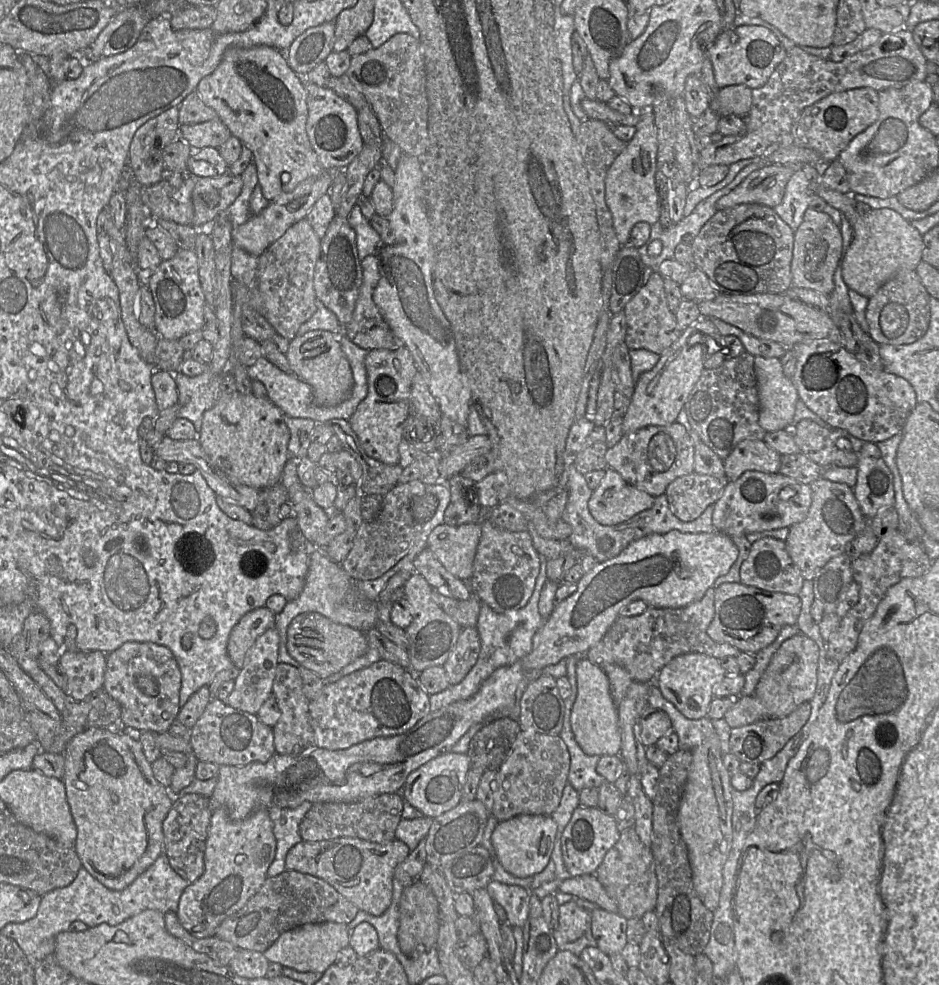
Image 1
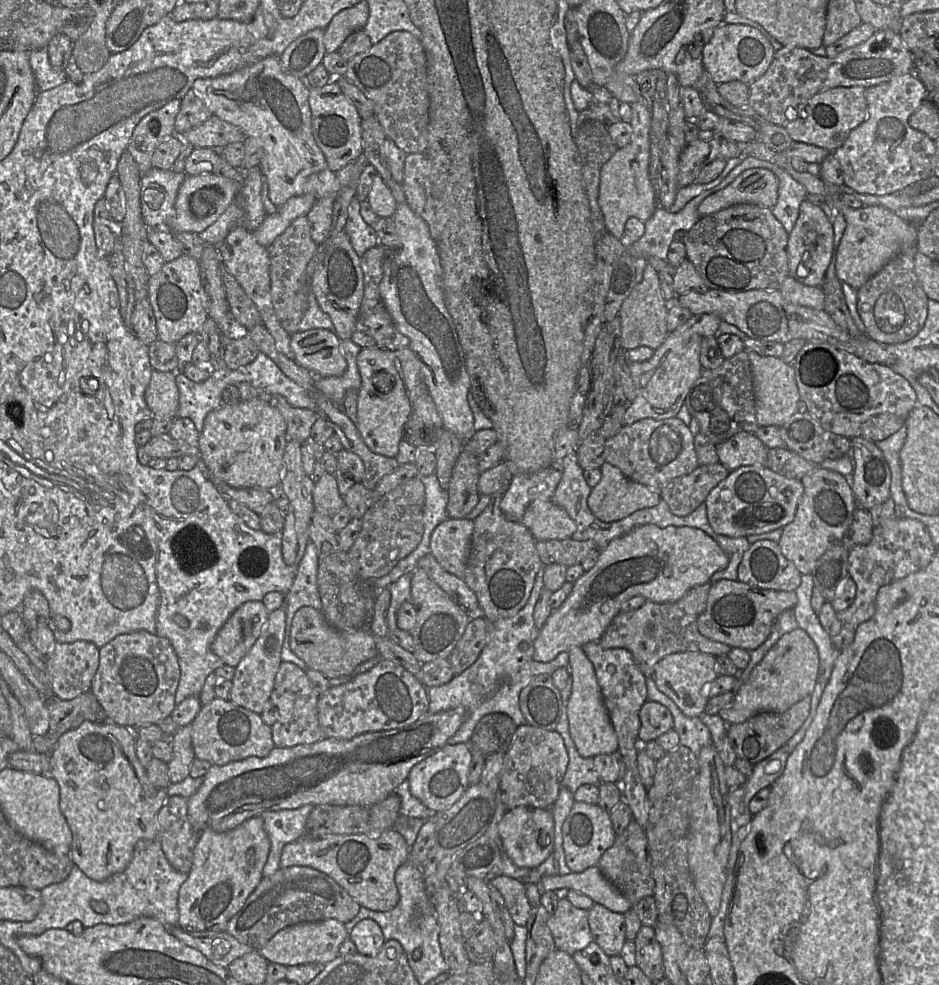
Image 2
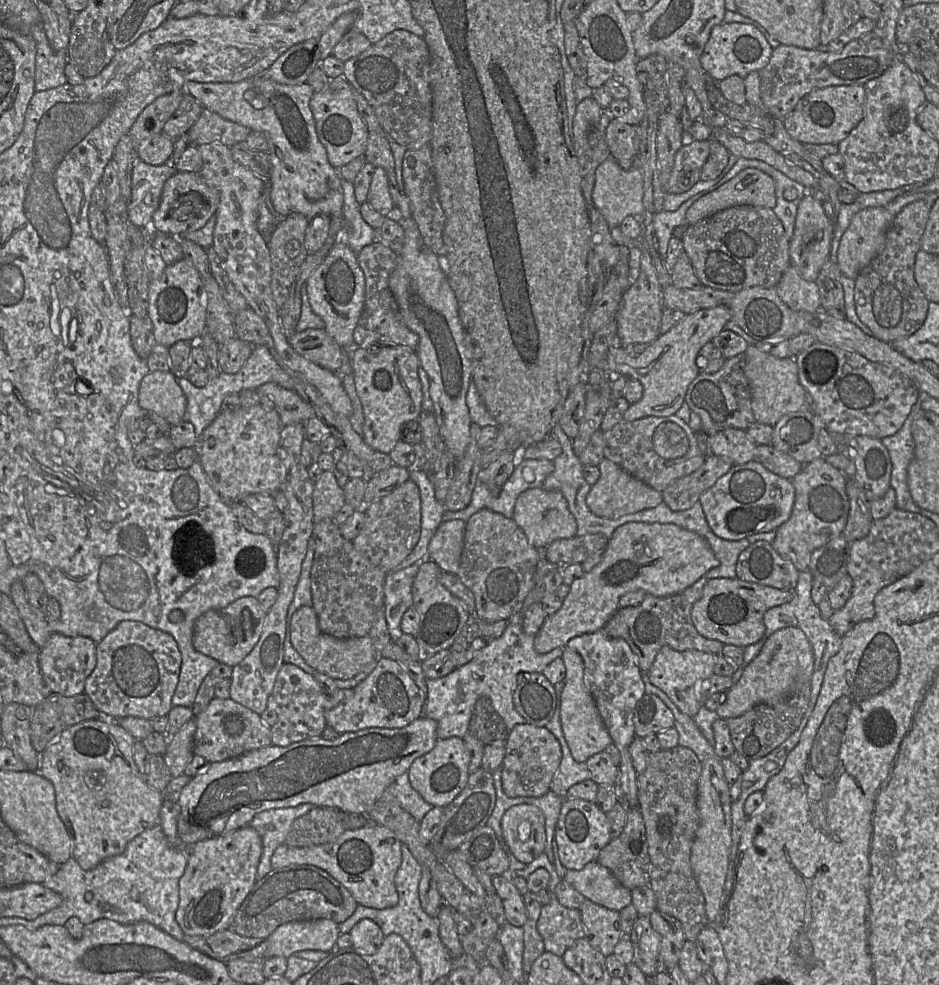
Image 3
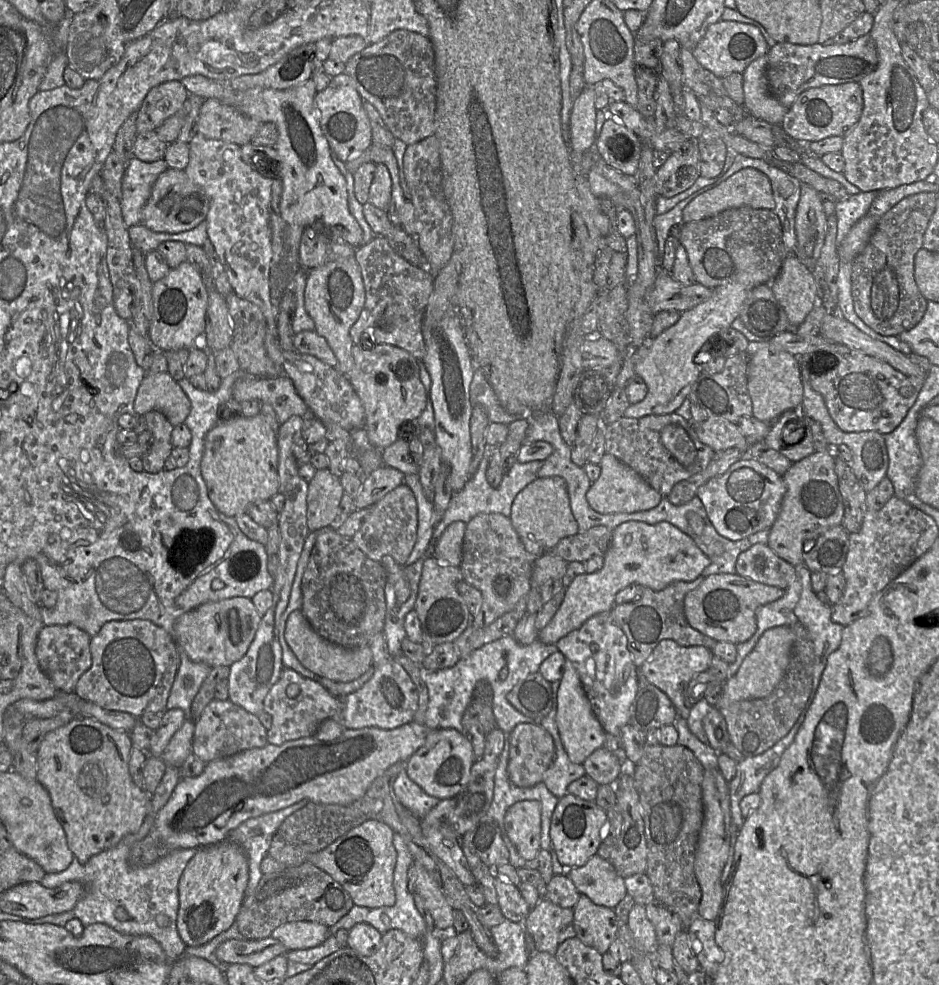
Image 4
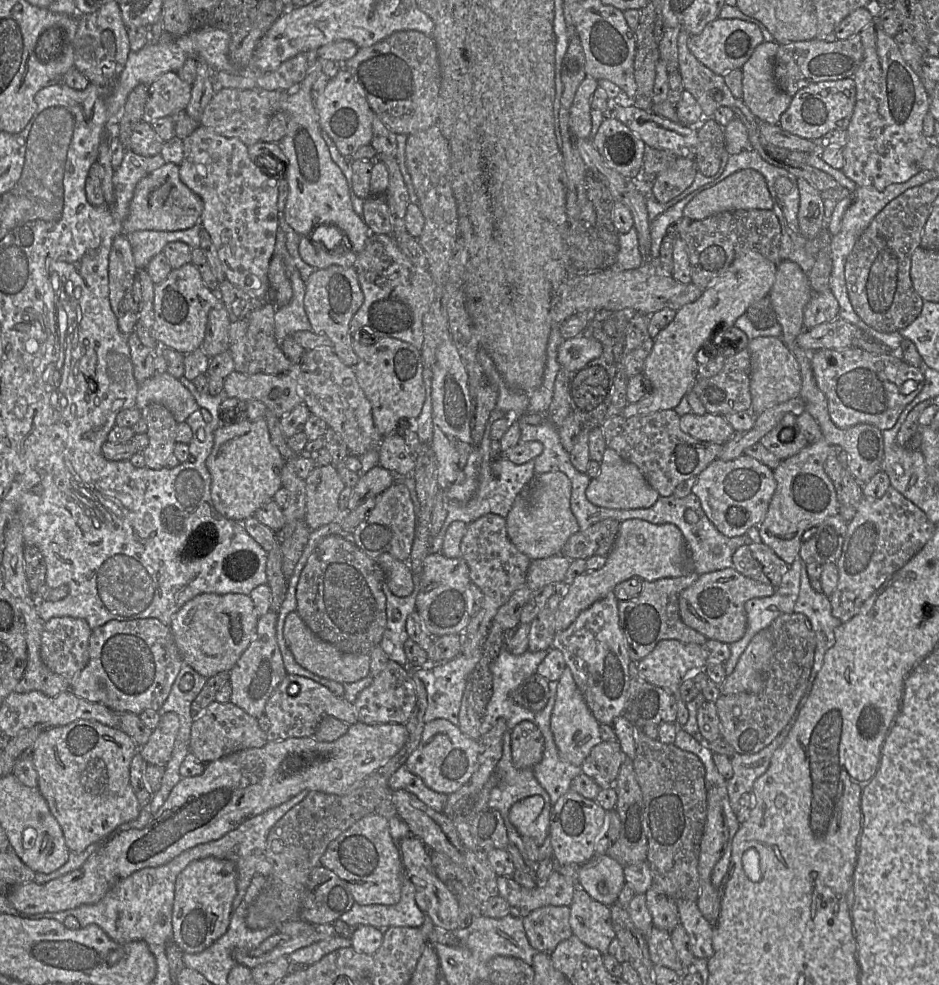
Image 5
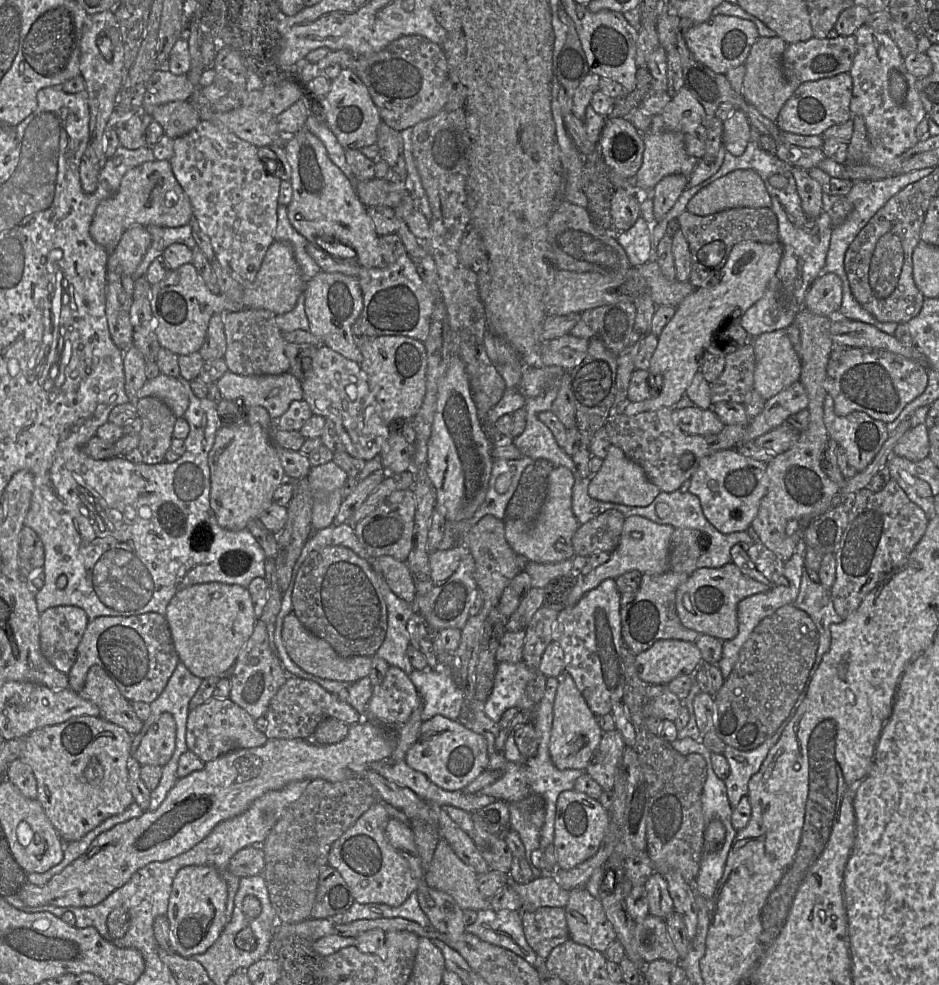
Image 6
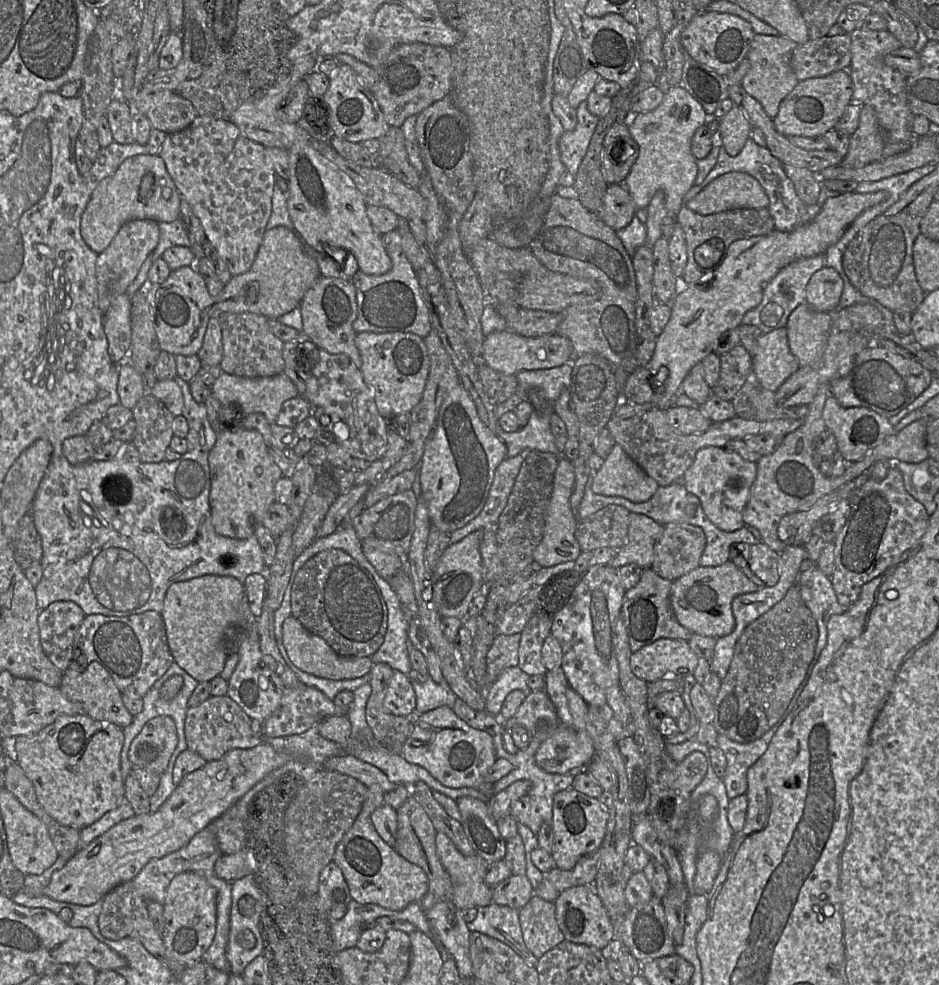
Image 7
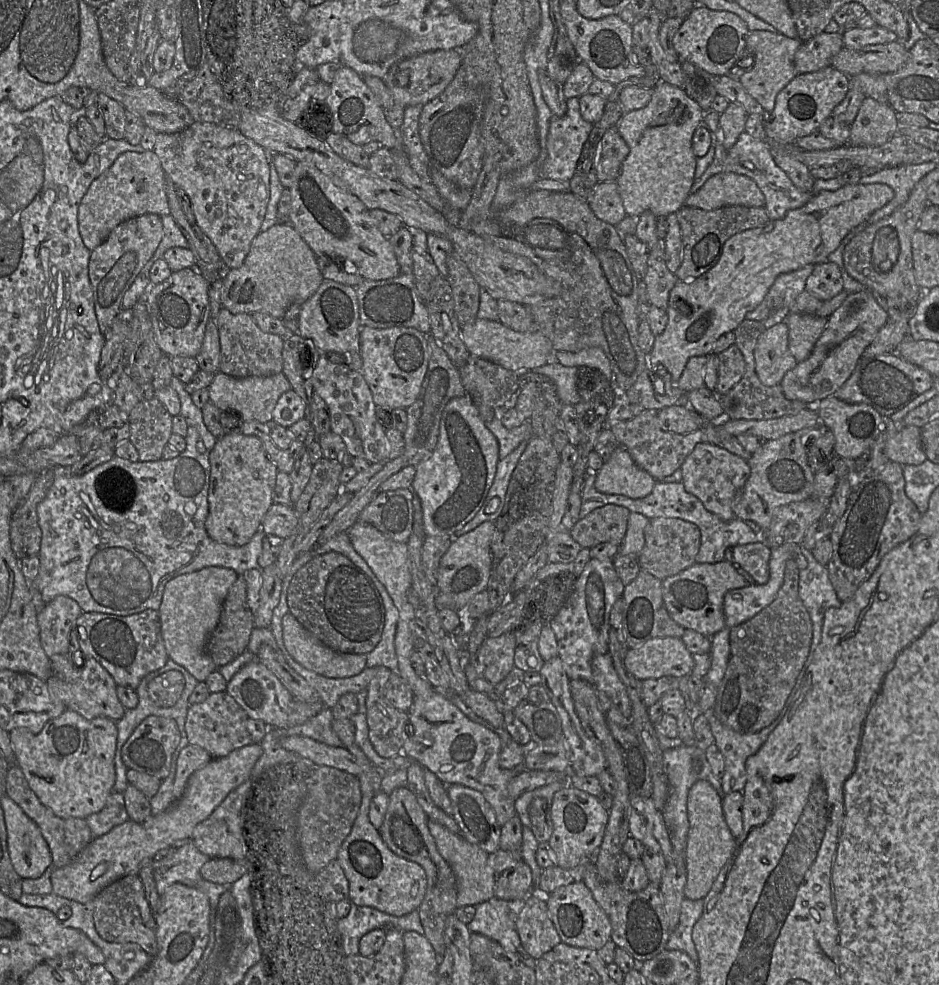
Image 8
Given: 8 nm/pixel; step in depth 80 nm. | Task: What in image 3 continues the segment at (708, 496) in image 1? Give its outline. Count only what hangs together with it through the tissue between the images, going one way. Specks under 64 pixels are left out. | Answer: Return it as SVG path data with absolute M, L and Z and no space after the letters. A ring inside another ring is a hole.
M707 455L705 462L695 472L674 480L661 493L663 501L672 511L691 508L700 496L711 488L733 466L728 457Z

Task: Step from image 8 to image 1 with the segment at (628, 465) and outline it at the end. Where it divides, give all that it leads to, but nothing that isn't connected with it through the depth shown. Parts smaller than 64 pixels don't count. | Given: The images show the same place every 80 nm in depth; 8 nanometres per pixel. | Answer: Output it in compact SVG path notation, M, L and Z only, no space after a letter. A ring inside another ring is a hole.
M607 467L600 484L592 492L588 508L598 523L611 526L650 509L654 498L628 484L620 474Z

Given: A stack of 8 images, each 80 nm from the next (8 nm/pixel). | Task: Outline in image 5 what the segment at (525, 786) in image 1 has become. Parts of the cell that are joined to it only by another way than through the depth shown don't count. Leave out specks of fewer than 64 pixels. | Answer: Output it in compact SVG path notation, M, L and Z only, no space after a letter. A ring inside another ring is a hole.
M532 721L518 723L510 732L513 766L532 769L543 757L544 737Z

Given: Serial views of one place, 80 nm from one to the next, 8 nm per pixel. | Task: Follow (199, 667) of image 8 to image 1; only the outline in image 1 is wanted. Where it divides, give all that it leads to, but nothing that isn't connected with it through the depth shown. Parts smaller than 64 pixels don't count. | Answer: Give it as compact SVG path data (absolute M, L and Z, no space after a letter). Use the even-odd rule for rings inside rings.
M266 606L251 610L238 621L227 643L227 653L235 667L242 668L246 654L256 639L275 626L275 622L276 614Z

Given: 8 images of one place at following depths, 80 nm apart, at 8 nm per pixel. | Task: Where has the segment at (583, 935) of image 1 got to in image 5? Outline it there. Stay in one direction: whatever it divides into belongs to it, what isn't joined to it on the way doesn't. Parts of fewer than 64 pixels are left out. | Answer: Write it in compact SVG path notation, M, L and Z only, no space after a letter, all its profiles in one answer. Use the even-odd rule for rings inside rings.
M544 906L525 916L523 926L535 951L551 954L562 941L574 936L568 906Z

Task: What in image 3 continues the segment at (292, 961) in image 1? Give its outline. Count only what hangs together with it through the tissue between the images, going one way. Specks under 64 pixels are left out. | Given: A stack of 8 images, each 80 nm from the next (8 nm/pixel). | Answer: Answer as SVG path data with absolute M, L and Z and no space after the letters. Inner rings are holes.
M331 919L287 922L265 939L268 957L289 958L302 950L331 952L340 934L338 924Z

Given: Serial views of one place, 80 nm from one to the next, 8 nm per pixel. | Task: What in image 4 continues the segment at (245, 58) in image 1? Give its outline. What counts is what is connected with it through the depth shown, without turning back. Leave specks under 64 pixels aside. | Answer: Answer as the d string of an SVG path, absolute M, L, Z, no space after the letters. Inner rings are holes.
M201 75L187 76L181 82L190 95L204 100L217 99L262 124L275 124L278 139L274 147L279 156L280 179L283 183L280 213L288 225L306 228L323 222L335 234L337 244L349 244L354 248L363 245L362 228L349 210L346 179L334 163L330 146L320 127L315 105L317 92L312 78L283 90L236 90L229 83L220 83Z

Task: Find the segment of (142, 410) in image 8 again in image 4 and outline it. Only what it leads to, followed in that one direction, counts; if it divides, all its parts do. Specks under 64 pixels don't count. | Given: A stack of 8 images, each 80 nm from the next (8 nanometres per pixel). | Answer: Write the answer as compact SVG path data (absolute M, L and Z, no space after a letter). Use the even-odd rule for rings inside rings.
M149 411L143 415L146 427L152 434L152 443L142 456L144 471L157 473L164 469L165 461L174 448L171 435L174 426L159 411Z

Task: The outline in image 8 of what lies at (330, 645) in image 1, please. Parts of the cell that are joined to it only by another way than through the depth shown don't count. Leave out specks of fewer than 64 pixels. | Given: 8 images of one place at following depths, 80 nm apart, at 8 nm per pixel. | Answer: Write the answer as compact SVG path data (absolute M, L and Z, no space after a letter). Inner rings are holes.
M289 612L282 618L282 633L288 653L307 670L328 678L348 678L366 668L367 655L333 651Z

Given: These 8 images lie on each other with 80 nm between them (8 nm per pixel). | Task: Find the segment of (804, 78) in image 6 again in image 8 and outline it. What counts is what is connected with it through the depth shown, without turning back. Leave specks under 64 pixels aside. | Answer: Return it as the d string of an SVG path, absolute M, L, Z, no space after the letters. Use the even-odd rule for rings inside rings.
M825 33L803 41L794 54L797 74L810 73L831 66L833 57L844 47L842 33Z

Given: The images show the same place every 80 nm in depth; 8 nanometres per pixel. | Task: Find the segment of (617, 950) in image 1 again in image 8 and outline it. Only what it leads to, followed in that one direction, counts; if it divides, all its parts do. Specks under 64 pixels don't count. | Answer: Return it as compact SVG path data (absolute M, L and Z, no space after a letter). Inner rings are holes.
M582 881L558 887L545 897L549 917L561 942L574 947L599 950L611 939L610 920Z

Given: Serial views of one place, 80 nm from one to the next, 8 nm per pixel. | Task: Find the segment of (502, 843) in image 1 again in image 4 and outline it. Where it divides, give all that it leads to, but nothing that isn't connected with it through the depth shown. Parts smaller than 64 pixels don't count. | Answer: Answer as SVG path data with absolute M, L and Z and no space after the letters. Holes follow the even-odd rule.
M531 800L513 804L504 826L518 854L526 861L534 860L541 850L541 804Z

